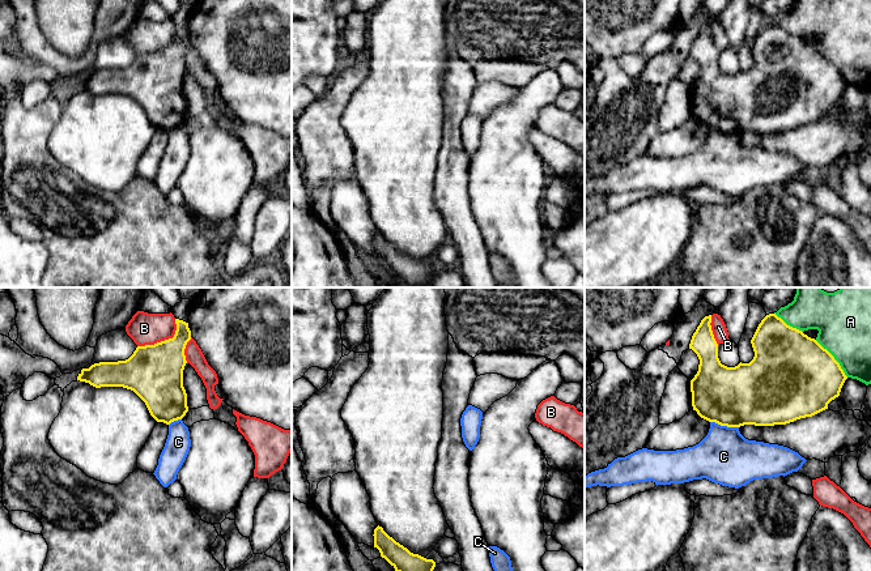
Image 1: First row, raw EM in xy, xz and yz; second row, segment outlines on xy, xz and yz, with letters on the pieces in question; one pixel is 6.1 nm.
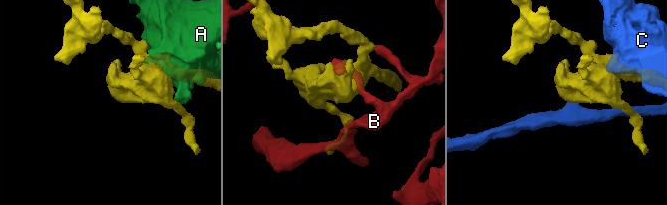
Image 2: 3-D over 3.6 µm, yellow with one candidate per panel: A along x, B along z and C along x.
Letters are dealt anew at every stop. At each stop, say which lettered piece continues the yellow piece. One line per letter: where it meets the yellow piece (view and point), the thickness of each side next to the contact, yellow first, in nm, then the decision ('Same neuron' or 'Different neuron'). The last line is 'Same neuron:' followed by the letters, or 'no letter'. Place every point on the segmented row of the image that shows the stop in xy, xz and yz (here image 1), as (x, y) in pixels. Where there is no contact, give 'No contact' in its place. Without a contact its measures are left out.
A: Touches yellow at yz (833, 358). Thickness 480 nm (yellow) against 340 nm. Different neuron
B: Touches yellow at xy (165, 340). Thickness 360 nm (yellow) against 200 nm. Different neuron
C: Touches yellow at yz (725, 425). Thickness 380 nm (yellow) against 340 nm. Different neuron
Same neuron: no letter

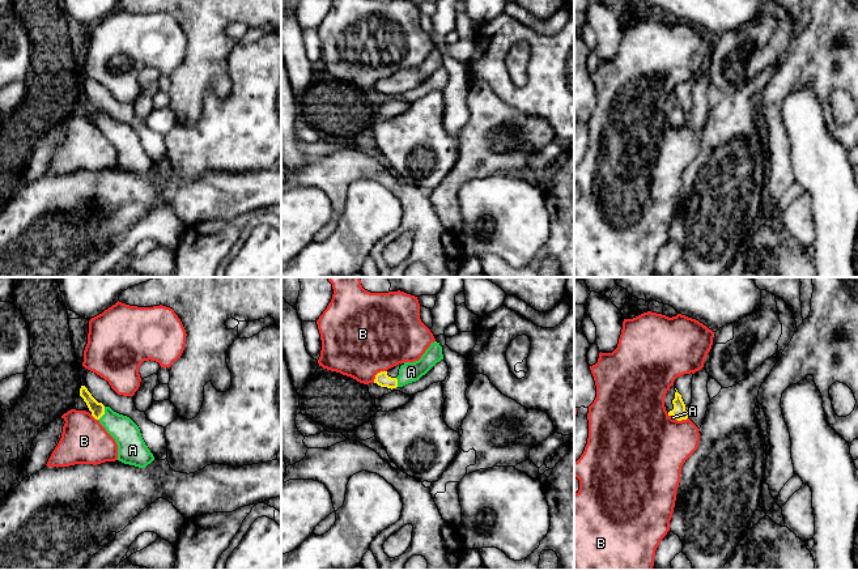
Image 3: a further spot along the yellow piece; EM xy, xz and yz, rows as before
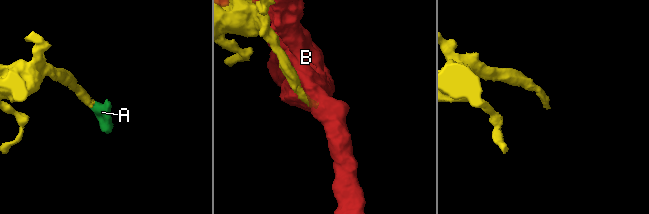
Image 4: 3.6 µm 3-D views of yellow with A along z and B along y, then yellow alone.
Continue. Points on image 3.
A: Touches yellow at xy (103, 413). Thickness 90 nm (yellow) against 160 nm. Same neuron
B: Touches yellow at xz (377, 374). Thickness 90 nm (yellow) against 480 nm. Different neuron
Same neuron: A

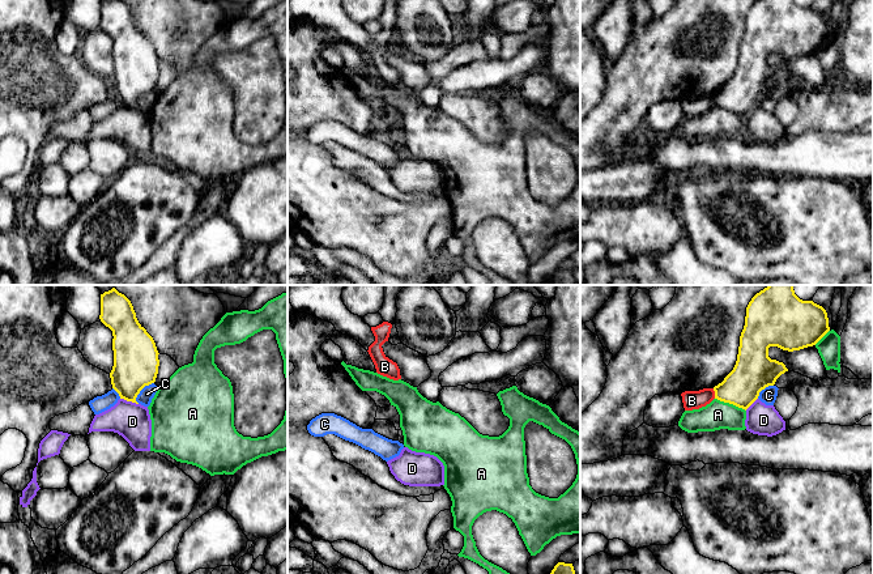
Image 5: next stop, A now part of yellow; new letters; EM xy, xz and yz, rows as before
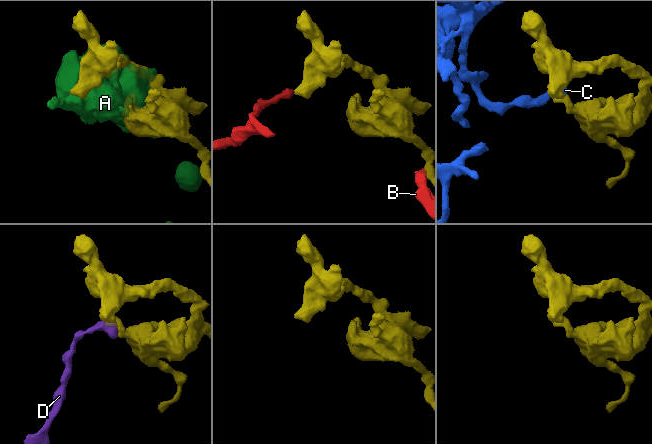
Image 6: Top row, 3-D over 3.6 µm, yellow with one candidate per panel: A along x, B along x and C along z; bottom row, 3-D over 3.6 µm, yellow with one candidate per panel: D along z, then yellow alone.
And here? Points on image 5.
A: Touches yellow at yz (731, 403). Thickness 240 nm (yellow) against 180 nm. Different neuron
B: Touches yellow at yz (715, 394). Thickness 240 nm (yellow) against 110 nm. Different neuron
C: Touches yellow at xy (140, 390). Thickness 280 nm (yellow) against 90 nm. Different neuron
D: Touches yellow at xy (130, 400). Thickness 280 nm (yellow) against 220 nm. Different neuron
Same neuron: no letter

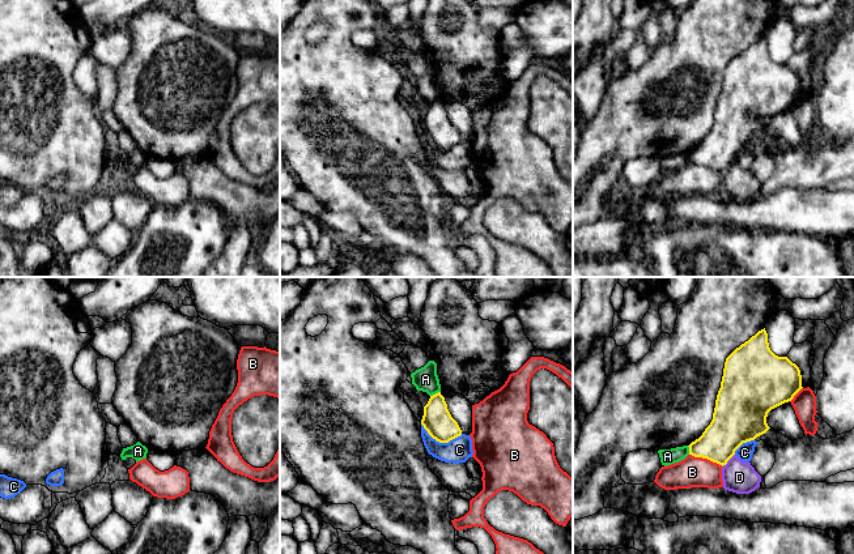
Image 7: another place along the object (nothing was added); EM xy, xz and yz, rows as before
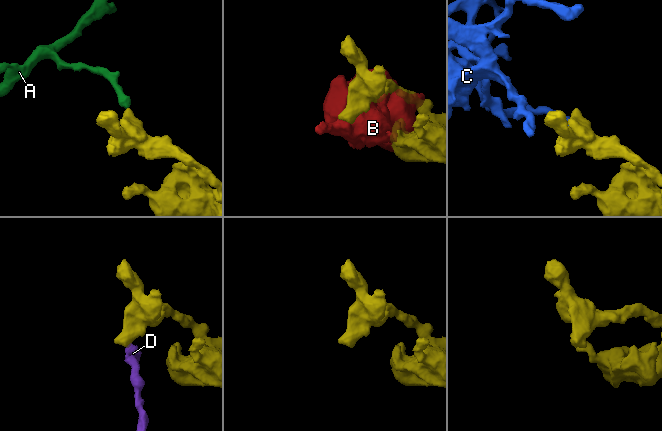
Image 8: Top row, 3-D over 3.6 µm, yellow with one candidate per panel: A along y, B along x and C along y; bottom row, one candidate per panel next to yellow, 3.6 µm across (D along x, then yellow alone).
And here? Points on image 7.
A: Touches yellow at xz (436, 393). Thickness 180 nm (yellow) against 150 nm. Different neuron
B: Touches yellow at yz (706, 457). Thickness 260 nm (yellow) against 190 nm. Different neuron
C: Touches yellow at xz (441, 442). Thickness 180 nm (yellow) against 160 nm. Different neuron
D: Touches yellow at yz (729, 459). Thickness 300 nm (yellow) against 200 nm. Different neuron
Same neuron: no letter

